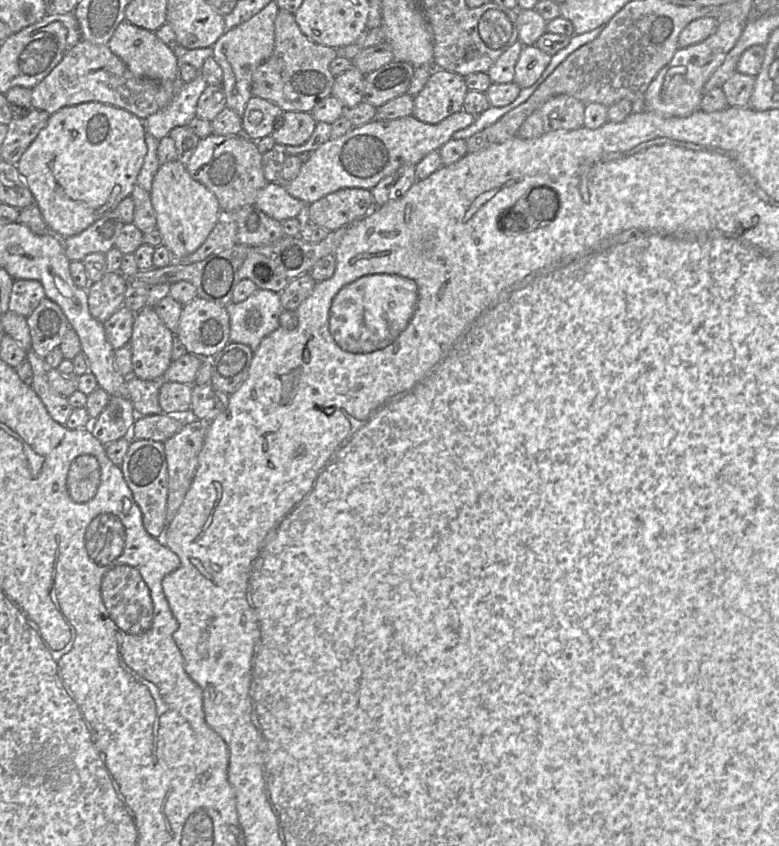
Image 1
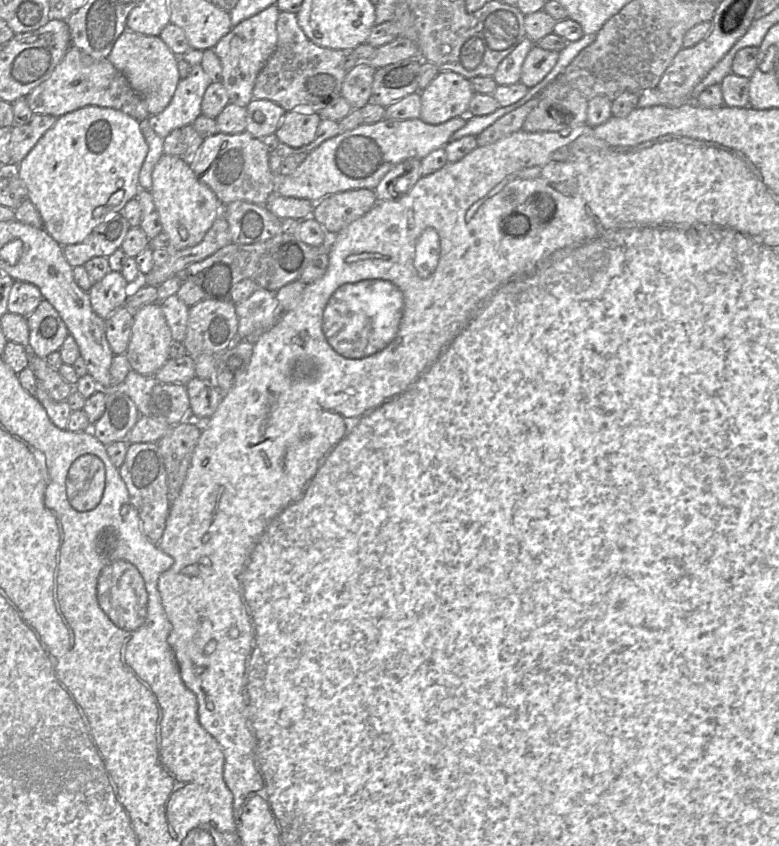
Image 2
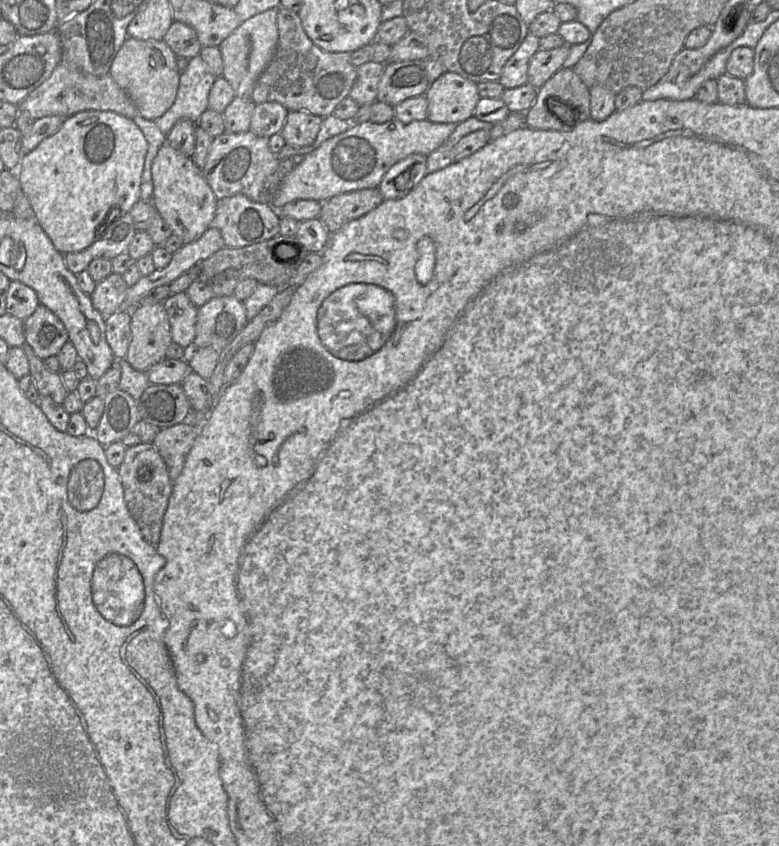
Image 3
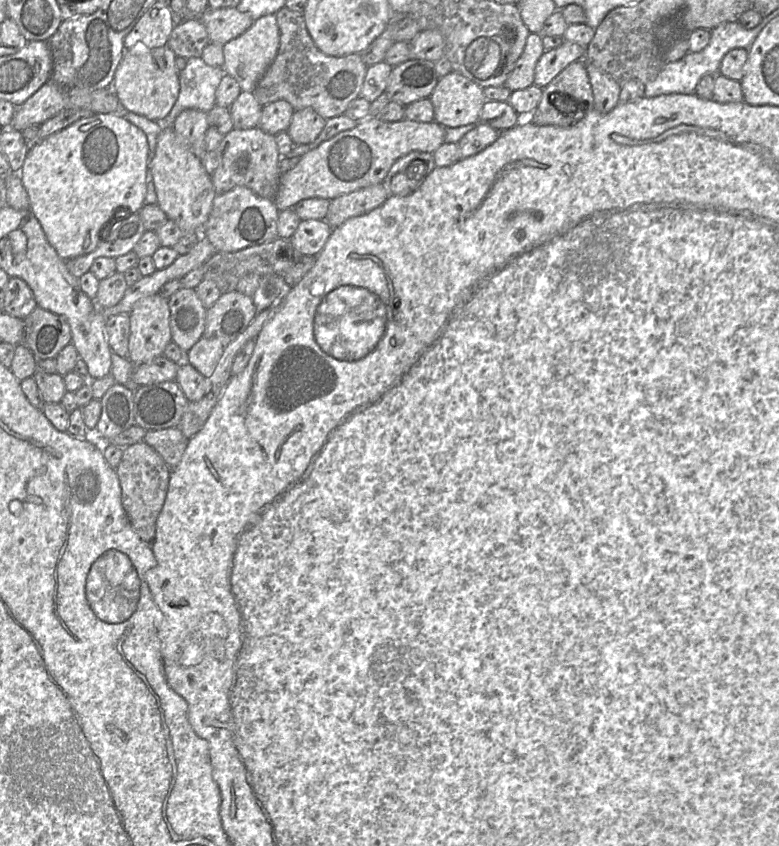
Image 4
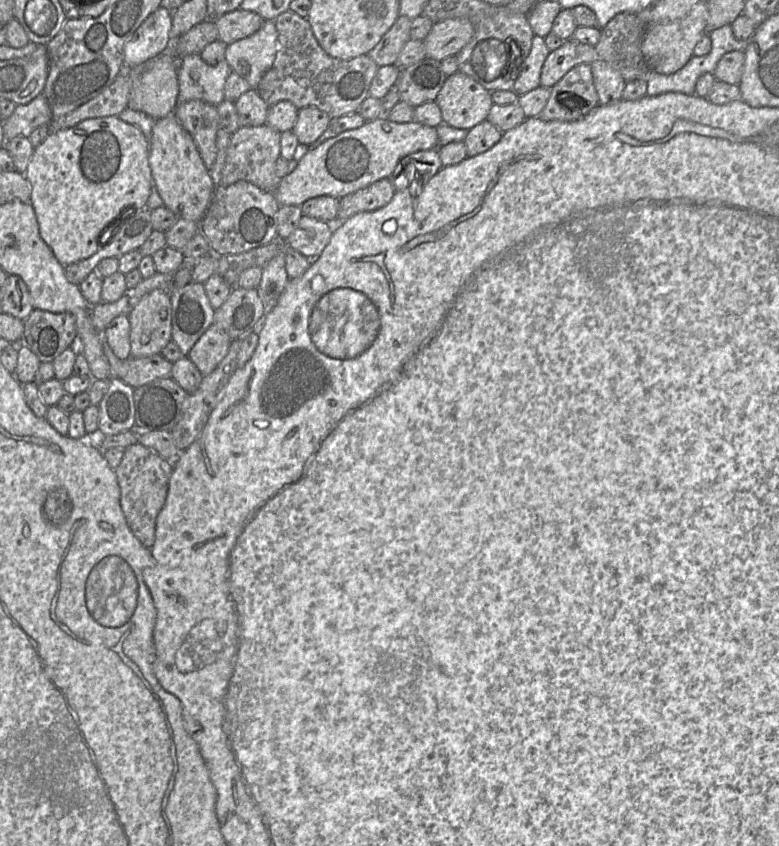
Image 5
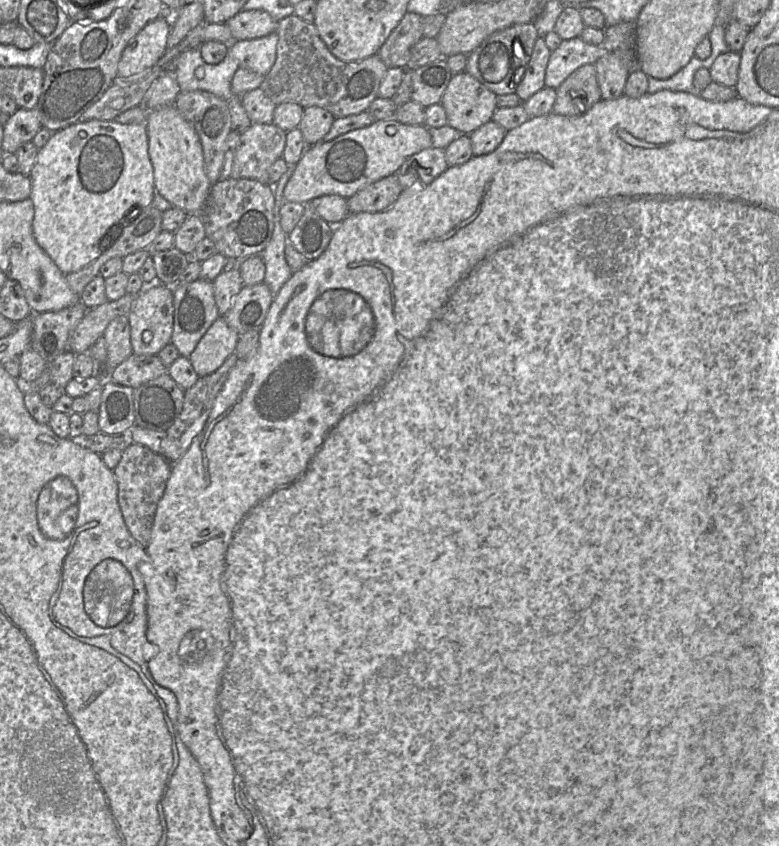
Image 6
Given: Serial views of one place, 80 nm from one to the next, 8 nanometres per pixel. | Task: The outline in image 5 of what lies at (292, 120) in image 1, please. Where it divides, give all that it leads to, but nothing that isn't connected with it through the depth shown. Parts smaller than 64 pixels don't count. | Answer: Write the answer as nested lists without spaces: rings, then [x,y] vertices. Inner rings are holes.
[[[314,106],[299,109],[297,121],[292,129],[301,145],[301,151],[314,143],[327,129],[331,118]]]

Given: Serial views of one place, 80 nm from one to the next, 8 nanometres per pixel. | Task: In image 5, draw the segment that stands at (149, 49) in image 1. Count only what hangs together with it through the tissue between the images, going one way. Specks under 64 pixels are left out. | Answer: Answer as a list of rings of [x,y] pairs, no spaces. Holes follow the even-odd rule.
[[[161,53],[136,67],[125,69],[124,73],[132,80],[128,108],[143,112],[154,120],[174,113],[179,84],[174,58],[170,54]]]

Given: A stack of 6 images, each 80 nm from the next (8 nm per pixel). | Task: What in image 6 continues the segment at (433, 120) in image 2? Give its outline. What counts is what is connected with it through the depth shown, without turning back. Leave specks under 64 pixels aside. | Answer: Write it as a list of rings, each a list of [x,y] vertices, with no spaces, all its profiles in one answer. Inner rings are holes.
[[[463,71],[452,75],[440,104],[446,112],[447,125],[469,135],[492,119],[497,108],[496,97],[475,77]]]

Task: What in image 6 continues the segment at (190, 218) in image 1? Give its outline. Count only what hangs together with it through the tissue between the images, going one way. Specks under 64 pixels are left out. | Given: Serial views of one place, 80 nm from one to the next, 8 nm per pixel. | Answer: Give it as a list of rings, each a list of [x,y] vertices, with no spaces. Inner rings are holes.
[[[175,105],[149,111],[147,123],[148,151],[154,171],[155,188],[164,199],[187,214],[199,214],[204,205],[212,183],[205,173],[203,148],[194,125],[187,121]]]

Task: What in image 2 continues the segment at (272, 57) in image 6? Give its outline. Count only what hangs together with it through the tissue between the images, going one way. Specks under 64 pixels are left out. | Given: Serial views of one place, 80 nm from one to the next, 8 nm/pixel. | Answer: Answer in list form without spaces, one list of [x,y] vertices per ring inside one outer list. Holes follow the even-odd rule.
[[[276,5],[267,7],[232,27],[229,33],[222,37],[213,48],[221,61],[221,82],[228,93],[230,103],[246,108],[253,99],[252,91],[256,78],[277,46],[276,26],[279,13],[280,10]]]

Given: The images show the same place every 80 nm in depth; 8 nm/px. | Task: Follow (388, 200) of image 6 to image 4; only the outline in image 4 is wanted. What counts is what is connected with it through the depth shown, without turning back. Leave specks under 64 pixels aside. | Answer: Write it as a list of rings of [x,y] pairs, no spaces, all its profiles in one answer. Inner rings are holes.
[[[383,183],[341,195],[330,200],[325,220],[332,228],[338,227],[351,217],[363,215],[381,206],[389,196]]]

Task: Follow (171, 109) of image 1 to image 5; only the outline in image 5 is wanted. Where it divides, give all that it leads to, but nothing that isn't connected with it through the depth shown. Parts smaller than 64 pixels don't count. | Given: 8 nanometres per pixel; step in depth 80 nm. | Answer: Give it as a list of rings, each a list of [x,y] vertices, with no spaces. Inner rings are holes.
[[[200,54],[184,56],[182,67],[177,71],[179,94],[176,106],[190,100],[201,100],[215,106],[222,103],[225,100],[224,86],[231,72],[226,61],[210,66]]]

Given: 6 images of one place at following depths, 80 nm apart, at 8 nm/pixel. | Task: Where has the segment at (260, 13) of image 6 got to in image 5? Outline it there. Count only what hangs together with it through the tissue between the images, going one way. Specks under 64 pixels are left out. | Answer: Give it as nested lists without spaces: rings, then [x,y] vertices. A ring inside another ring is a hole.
[[[239,8],[222,15],[218,20],[212,21],[217,26],[219,40],[227,45],[251,36],[264,23],[264,19],[258,14]]]

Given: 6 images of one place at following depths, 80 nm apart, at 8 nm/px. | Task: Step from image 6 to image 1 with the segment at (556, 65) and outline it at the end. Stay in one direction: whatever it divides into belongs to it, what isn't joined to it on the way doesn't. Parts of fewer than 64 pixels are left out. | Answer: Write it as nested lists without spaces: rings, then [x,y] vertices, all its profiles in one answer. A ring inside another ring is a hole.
[[[524,45],[515,65],[514,83],[522,88],[532,86],[550,63],[551,55],[535,45]]]

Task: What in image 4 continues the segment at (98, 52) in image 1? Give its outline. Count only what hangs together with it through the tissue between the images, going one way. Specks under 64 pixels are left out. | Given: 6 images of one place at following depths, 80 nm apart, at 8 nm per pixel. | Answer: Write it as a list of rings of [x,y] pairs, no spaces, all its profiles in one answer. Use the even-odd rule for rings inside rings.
[[[49,79],[37,92],[28,98],[23,104],[15,106],[15,113],[11,121],[11,128],[23,131],[26,127],[33,124],[42,124],[54,117],[62,110],[81,109],[90,110],[95,114],[112,113],[123,114],[123,105],[119,101],[112,85],[108,88],[99,90],[88,90],[78,88],[61,87],[54,80]]]

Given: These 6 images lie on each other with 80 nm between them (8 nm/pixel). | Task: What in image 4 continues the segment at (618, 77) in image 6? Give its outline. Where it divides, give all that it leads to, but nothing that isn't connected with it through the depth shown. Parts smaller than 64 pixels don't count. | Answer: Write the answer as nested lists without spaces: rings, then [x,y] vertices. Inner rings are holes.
[[[594,65],[586,66],[594,97],[593,111],[602,114],[612,111],[620,103],[621,84]]]

